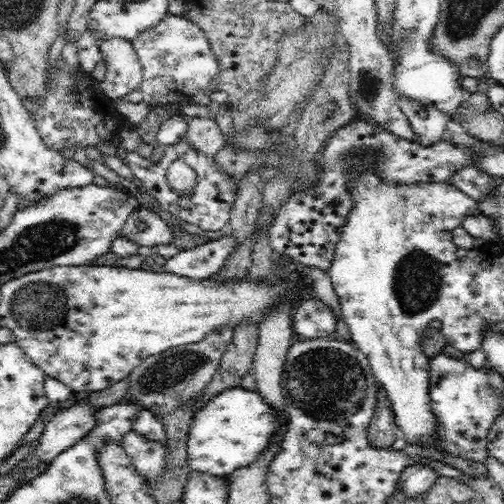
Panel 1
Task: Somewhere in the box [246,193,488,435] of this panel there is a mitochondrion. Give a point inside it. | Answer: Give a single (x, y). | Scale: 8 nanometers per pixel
(327, 383)

